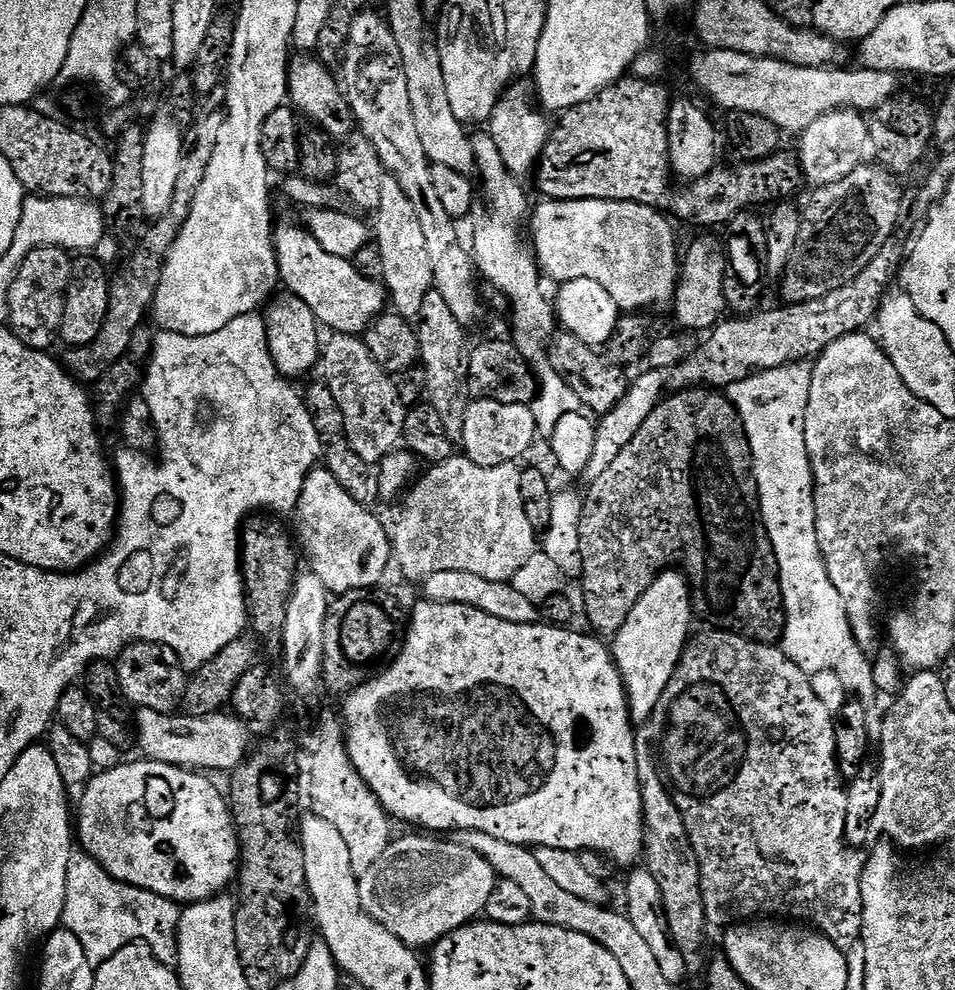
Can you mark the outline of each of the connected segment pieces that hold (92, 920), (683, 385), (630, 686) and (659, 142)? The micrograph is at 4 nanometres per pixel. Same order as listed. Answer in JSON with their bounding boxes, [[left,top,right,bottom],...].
[[63,850,181,966],[583,242,906,482],[610,570,694,725],[534,78,804,230]]

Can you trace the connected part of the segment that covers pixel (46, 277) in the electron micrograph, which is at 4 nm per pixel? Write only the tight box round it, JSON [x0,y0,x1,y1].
[6,248,73,350]

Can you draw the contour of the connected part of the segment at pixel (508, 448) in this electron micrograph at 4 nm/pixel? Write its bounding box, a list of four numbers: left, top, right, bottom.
[463,400,538,470]

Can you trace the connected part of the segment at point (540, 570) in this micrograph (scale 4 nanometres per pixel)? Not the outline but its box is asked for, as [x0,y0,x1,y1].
[510,489,583,605]

